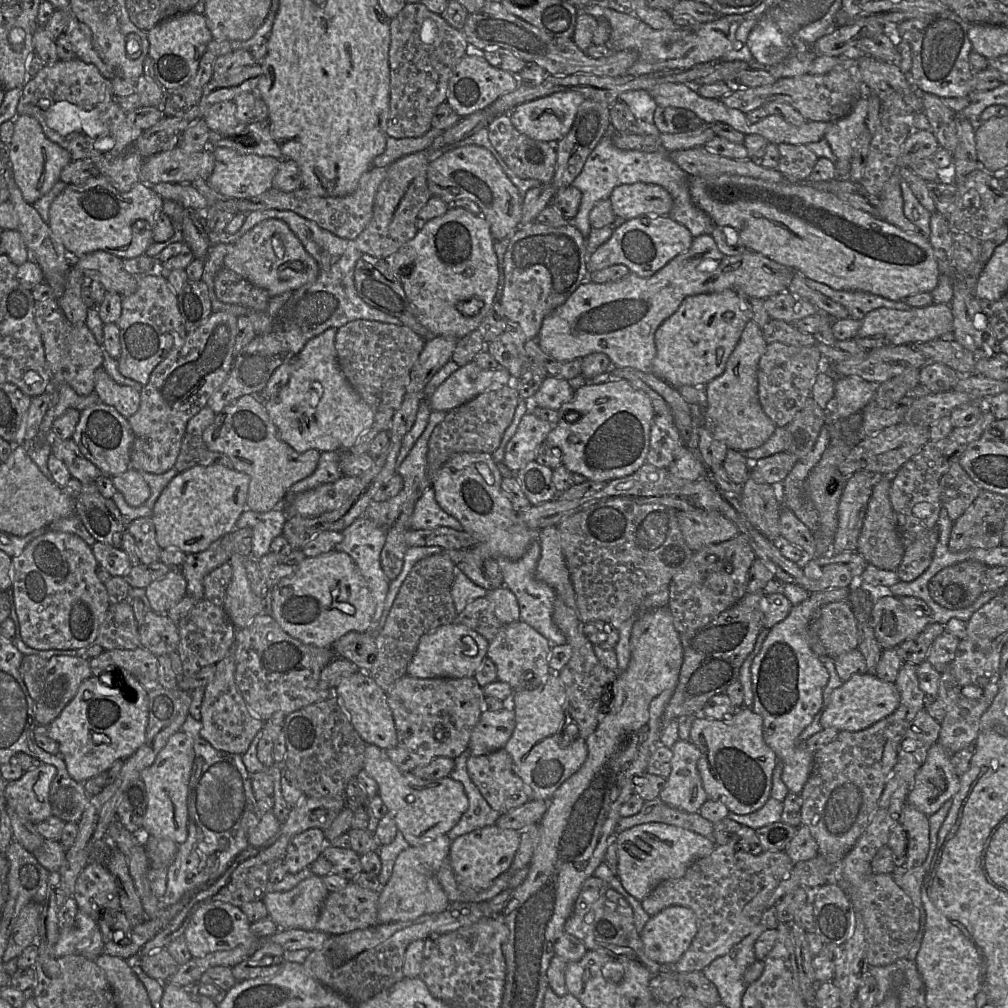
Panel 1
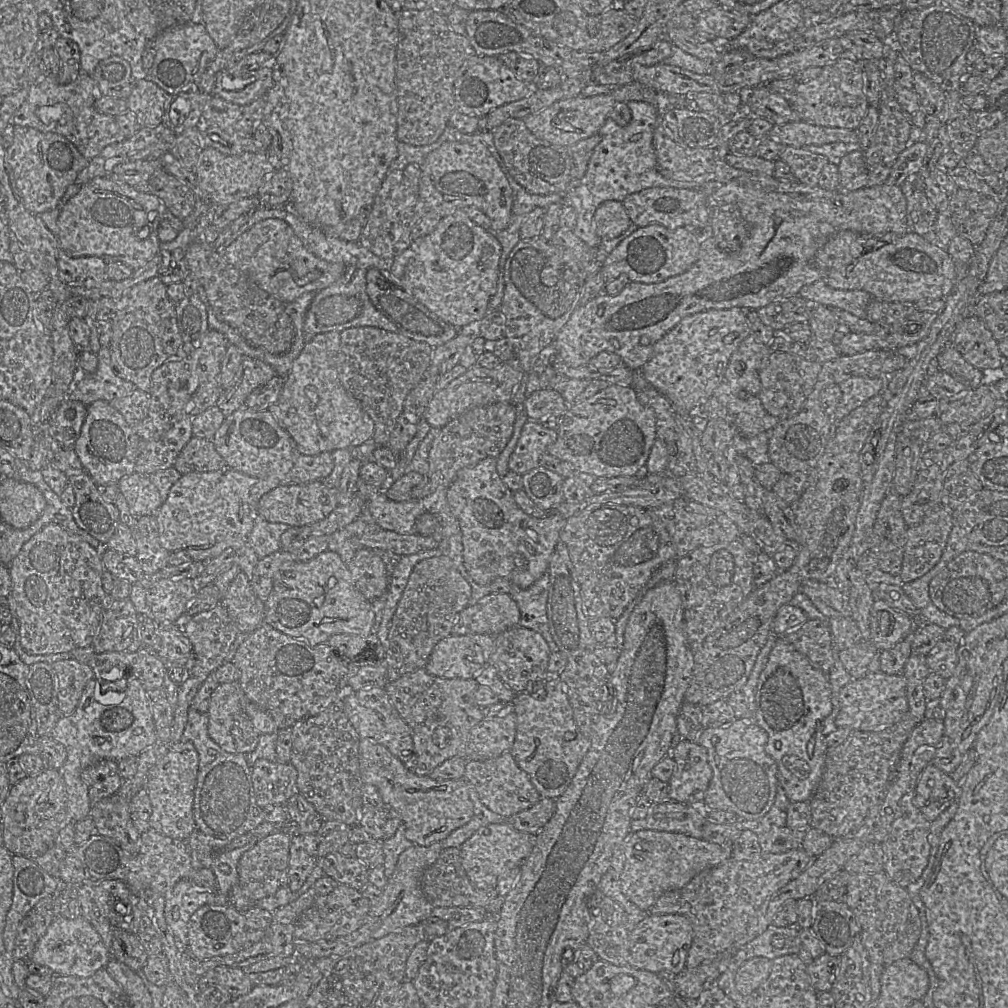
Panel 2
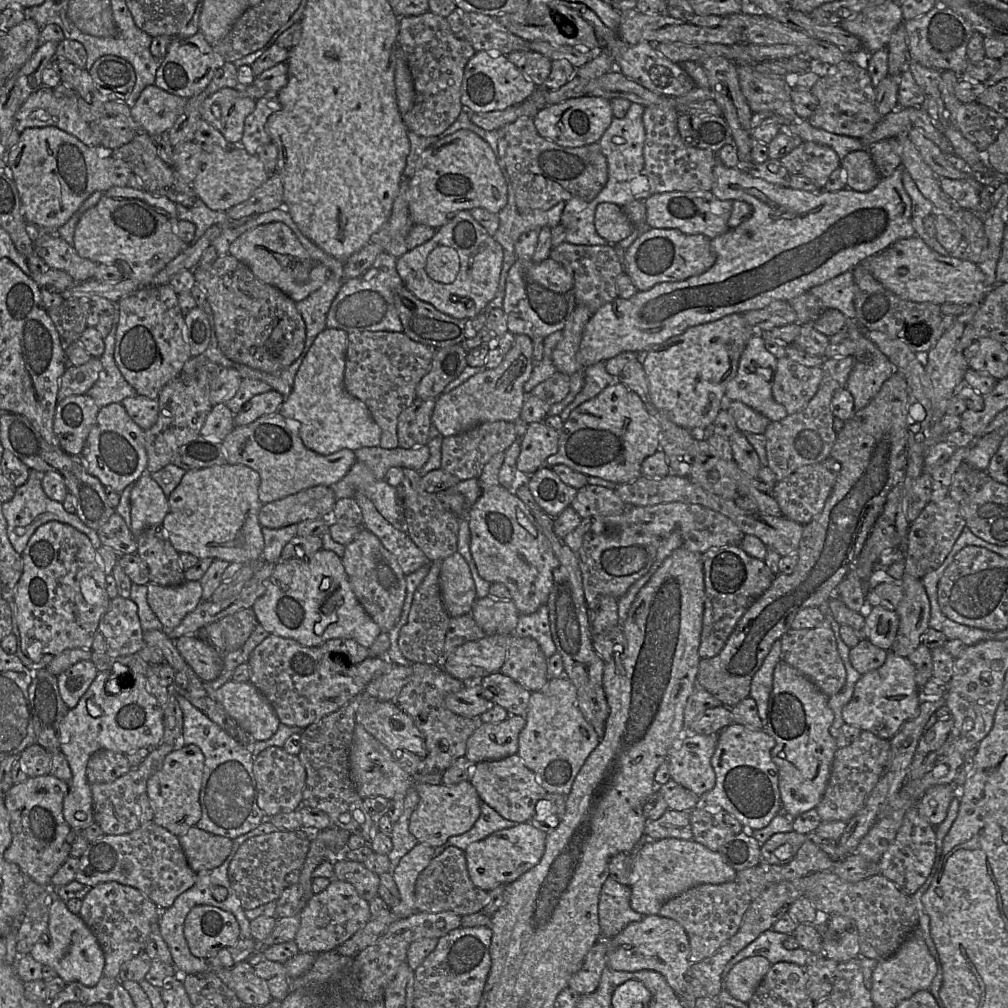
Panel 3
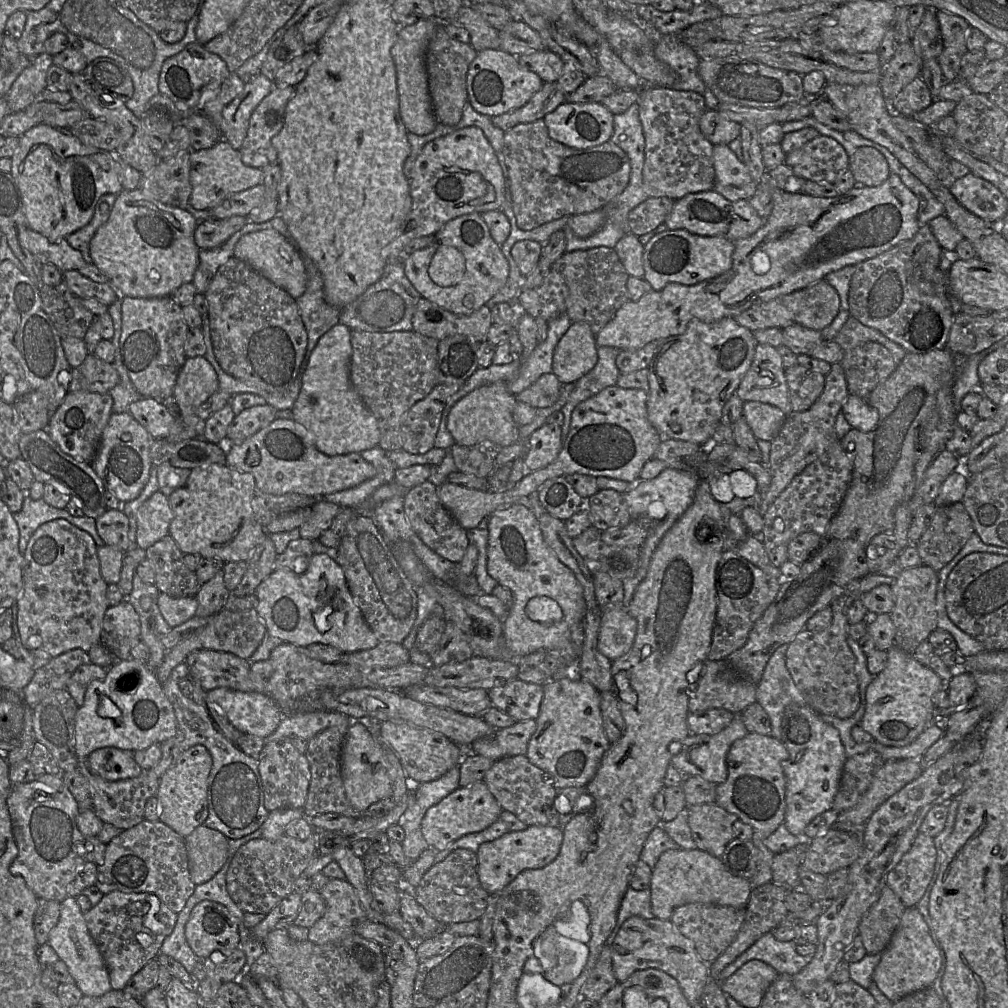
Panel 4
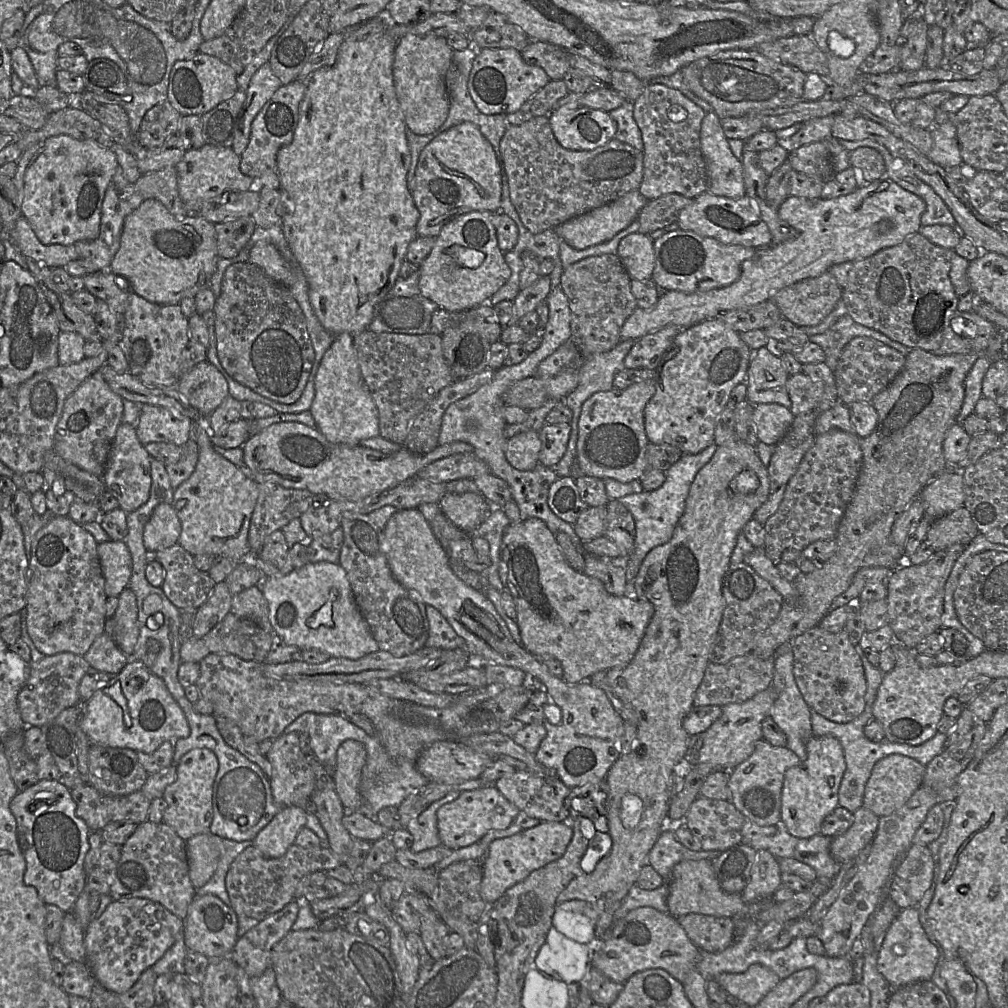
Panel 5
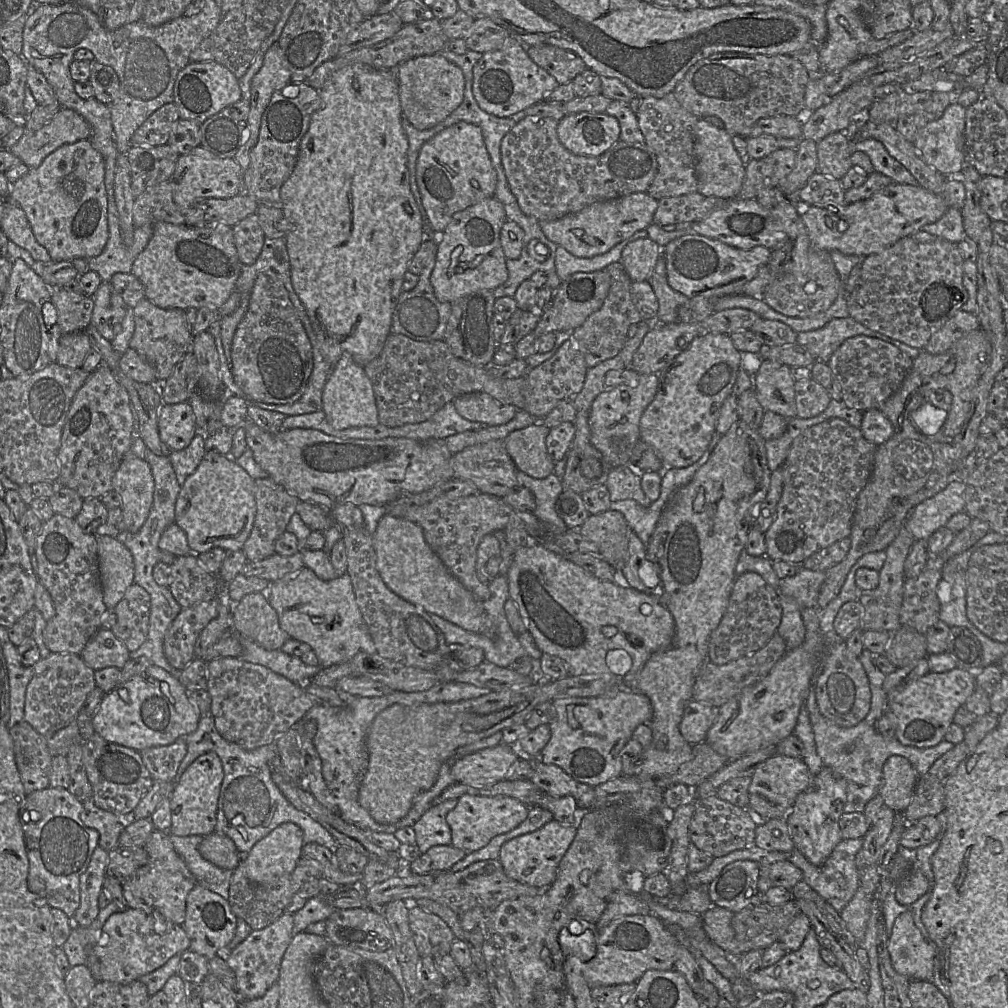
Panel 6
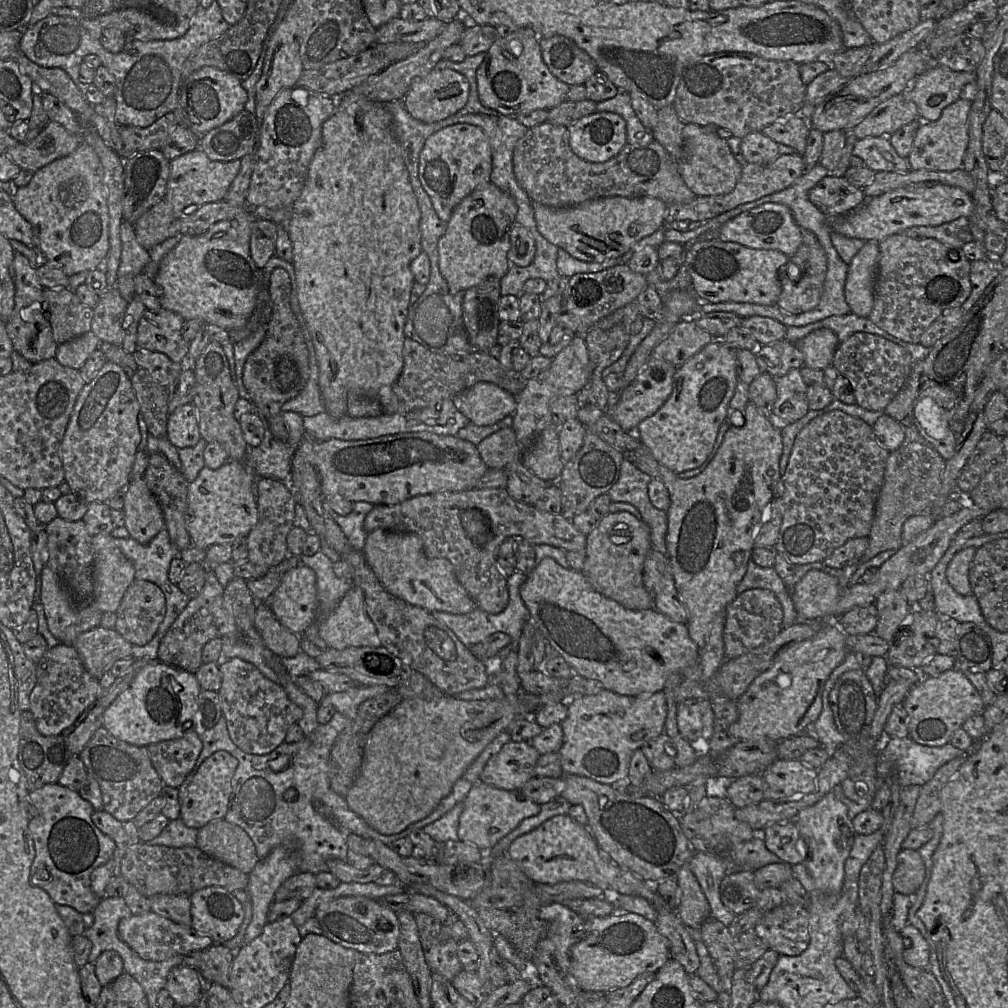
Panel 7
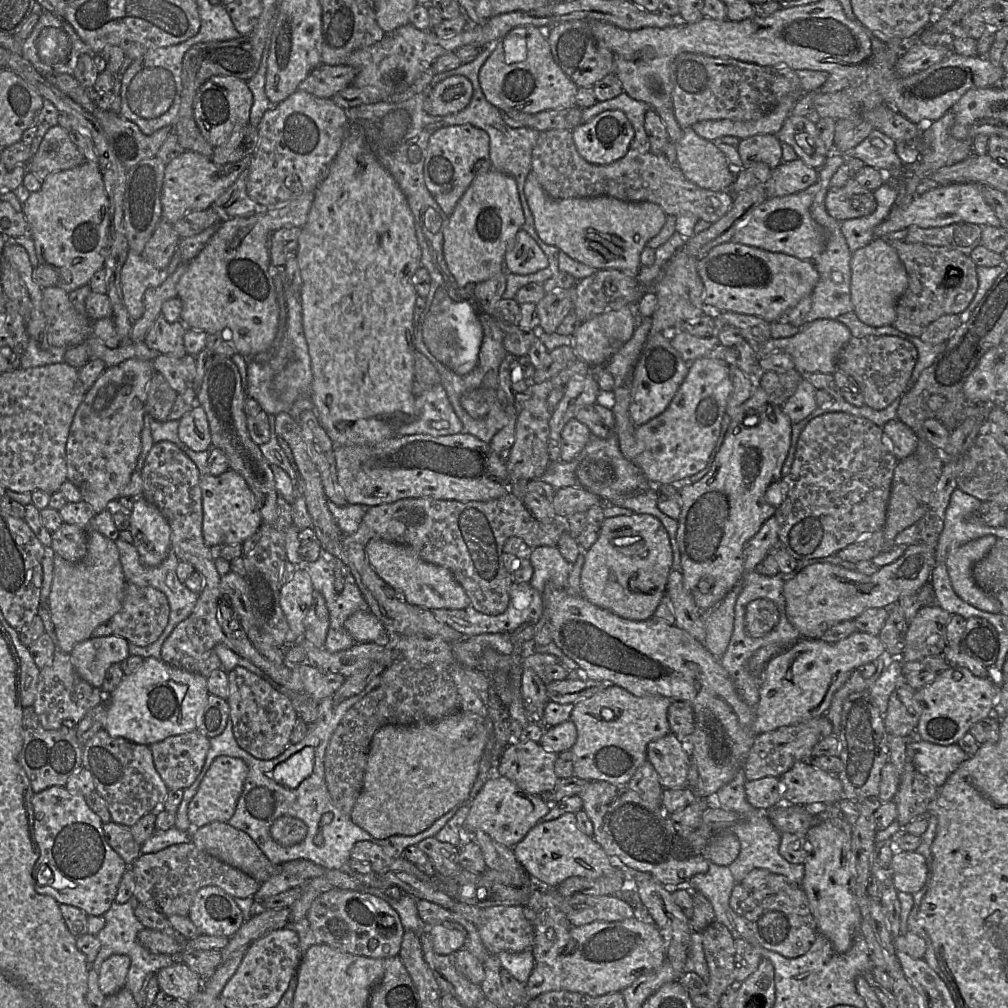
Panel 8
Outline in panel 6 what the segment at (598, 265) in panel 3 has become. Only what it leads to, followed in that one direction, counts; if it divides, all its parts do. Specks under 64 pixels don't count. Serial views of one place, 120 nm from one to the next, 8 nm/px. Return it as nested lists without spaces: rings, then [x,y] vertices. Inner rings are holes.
[[[621,262],[611,263],[602,271],[609,274],[611,279],[609,292],[603,305],[571,332],[571,337],[577,341],[588,368],[615,357],[628,339],[630,325],[638,324],[643,320],[631,297],[632,280]]]

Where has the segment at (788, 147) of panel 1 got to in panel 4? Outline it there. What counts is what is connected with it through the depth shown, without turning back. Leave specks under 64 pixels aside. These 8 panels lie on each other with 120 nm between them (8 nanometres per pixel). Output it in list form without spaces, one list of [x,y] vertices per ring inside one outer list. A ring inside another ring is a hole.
[[[820,135],[786,154],[784,163],[806,181],[833,184],[838,173],[849,168],[849,155],[835,139]]]

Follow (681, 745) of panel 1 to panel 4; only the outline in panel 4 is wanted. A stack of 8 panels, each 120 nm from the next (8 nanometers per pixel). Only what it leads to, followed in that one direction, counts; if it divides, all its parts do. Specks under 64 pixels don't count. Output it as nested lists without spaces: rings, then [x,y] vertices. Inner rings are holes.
[[[735,714],[730,724],[717,734],[689,735],[682,741],[680,752],[672,756],[670,765],[674,766],[684,777],[699,776],[720,785],[727,779],[726,757],[731,745],[748,733],[741,714]]]

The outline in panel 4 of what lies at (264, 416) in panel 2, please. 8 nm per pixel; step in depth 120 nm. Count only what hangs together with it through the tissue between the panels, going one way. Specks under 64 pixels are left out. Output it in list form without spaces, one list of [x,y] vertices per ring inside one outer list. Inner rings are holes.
[[[276,418],[240,444],[226,446],[226,465],[254,476],[257,492],[298,493],[316,499],[353,488],[376,475],[375,467],[359,453],[327,456],[314,445],[307,430],[293,419]]]

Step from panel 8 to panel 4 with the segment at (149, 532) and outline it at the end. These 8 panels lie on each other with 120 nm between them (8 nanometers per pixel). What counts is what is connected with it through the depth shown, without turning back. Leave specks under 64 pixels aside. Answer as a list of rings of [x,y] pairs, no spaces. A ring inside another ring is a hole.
[[[112,413],[103,430],[99,451],[91,463],[107,491],[124,504],[136,499],[147,484],[151,468],[150,446],[152,438],[134,417],[128,413]]]

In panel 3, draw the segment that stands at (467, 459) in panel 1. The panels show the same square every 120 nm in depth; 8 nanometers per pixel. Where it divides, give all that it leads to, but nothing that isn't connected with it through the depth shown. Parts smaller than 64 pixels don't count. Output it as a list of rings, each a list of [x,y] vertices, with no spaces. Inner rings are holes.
[[[505,451],[494,455],[483,467],[478,483],[481,495],[468,511],[471,534],[470,551],[479,575],[487,582],[500,583],[507,587],[519,614],[529,615],[547,604],[553,587],[553,571],[559,566],[549,540],[527,506],[514,493],[500,485],[498,474],[505,459]]]

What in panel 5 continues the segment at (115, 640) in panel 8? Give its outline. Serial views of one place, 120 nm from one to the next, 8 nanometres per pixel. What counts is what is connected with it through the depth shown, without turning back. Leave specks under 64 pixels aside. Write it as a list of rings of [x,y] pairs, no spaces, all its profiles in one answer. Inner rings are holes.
[[[105,632],[94,640],[83,657],[91,667],[112,675],[117,675],[130,660]]]

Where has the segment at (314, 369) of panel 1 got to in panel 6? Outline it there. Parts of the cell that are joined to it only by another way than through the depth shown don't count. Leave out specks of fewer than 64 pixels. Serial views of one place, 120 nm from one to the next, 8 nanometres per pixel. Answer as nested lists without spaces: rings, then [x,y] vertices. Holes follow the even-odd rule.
[[[345,352],[333,366],[322,393],[322,411],[337,430],[379,424],[378,411],[371,380],[350,353]]]

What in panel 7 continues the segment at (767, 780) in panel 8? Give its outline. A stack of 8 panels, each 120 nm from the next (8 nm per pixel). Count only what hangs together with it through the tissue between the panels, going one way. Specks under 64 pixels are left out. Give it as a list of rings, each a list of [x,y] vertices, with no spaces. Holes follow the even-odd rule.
[[[761,774],[741,776],[727,781],[726,798],[735,808],[743,808],[764,799],[765,783]]]

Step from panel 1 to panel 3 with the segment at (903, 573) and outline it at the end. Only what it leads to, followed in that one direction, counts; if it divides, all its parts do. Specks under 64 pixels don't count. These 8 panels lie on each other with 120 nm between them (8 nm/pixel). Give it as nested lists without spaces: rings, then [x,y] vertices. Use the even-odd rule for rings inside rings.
[[[951,497],[930,501],[919,516],[910,523],[904,550],[904,573],[921,579],[940,567],[965,527],[960,506]]]

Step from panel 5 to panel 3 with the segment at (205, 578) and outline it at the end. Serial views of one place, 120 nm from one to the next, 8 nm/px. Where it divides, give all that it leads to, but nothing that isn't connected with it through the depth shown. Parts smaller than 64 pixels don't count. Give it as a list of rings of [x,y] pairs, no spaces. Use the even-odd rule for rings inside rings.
[[[162,524],[145,529],[136,541],[136,554],[149,569],[150,583],[178,586],[186,581],[180,553],[172,546]]]

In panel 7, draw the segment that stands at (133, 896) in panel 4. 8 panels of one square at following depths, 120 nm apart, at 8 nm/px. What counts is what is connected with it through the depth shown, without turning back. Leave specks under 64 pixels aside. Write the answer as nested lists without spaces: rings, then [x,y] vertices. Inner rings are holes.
[[[151,911],[121,919],[118,935],[140,958],[148,961],[164,961],[176,955],[184,956],[215,945],[209,936],[199,934],[192,927],[179,925]]]

